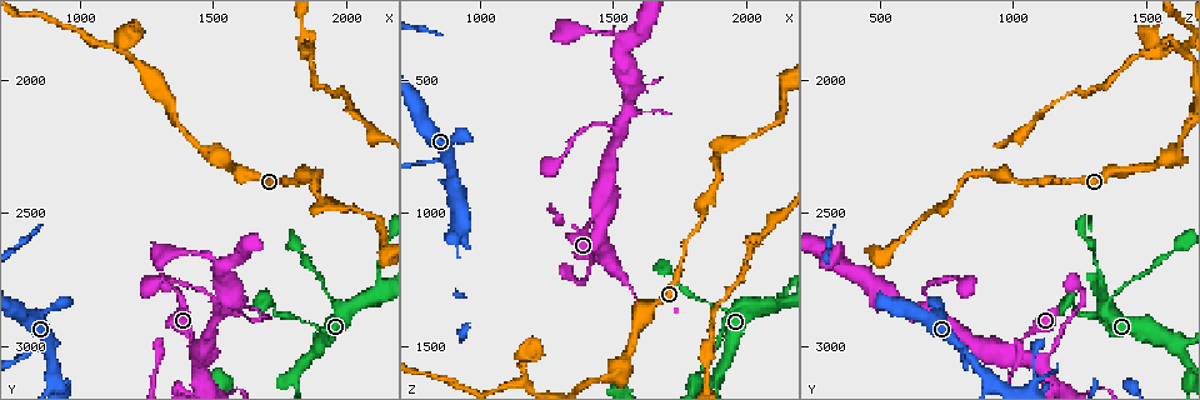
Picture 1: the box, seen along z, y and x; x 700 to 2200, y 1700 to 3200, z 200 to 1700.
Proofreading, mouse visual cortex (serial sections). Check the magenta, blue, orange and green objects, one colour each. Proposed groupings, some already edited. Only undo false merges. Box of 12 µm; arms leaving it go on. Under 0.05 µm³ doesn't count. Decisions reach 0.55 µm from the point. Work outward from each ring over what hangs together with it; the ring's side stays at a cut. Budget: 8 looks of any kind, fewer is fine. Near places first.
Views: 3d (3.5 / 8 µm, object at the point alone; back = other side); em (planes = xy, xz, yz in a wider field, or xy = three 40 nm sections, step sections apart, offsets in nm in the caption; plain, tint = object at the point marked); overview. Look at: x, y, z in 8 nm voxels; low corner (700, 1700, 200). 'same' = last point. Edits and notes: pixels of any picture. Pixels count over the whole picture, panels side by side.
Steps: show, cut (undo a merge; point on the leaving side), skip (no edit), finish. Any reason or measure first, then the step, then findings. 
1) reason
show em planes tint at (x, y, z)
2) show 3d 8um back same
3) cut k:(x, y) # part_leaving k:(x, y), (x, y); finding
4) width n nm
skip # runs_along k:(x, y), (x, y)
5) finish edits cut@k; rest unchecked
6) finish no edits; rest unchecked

sharp bend
show 3d 3.5um at (1920, 2800, 1390)

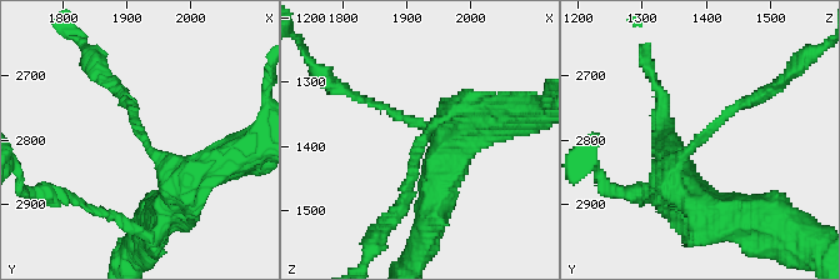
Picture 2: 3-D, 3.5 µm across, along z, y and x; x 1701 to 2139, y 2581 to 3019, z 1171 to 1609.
arm_widths 150, 350 nm
show em xy step 5 tint at (1930, 2800, 1385)

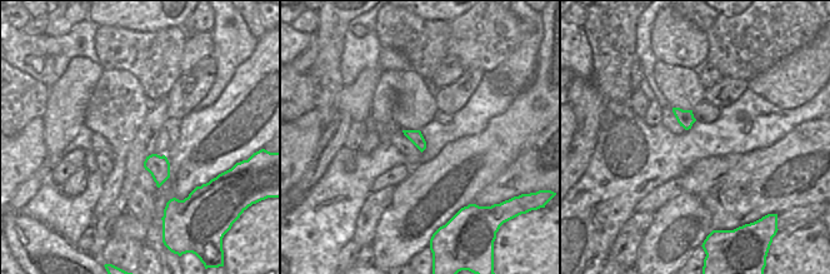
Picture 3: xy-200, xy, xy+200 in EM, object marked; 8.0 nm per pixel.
skip # runs_along 2:(685, 194), (675, 163), (761, 94); all the same cell

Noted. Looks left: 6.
small branch off a trunk
show 3d 3.5um at (1440, 3050, 1090)

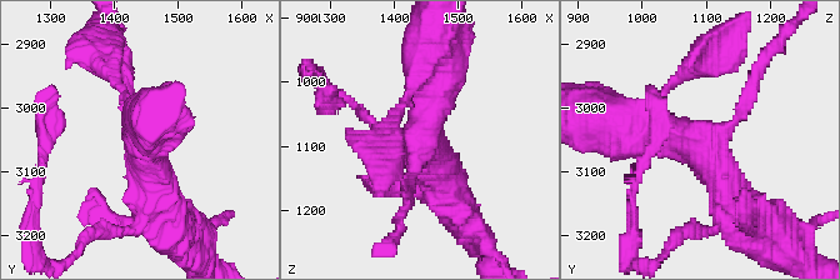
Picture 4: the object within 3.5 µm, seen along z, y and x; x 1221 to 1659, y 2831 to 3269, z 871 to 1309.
arms 3; arm_widths 150, 400, 500 nm; shape alone is not enough
show em xy step 2 tint at (1450, 3045, 1090)

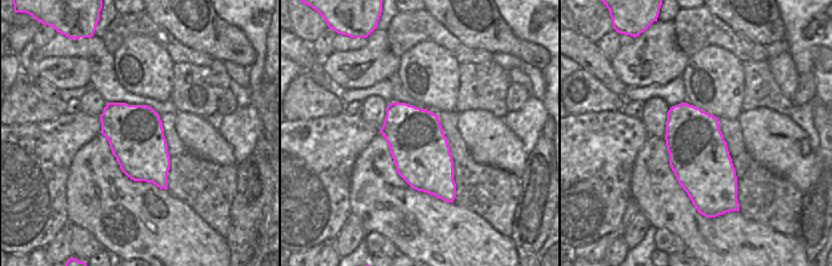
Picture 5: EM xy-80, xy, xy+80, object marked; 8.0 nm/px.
cut it another way
show em xy step 3 tint same

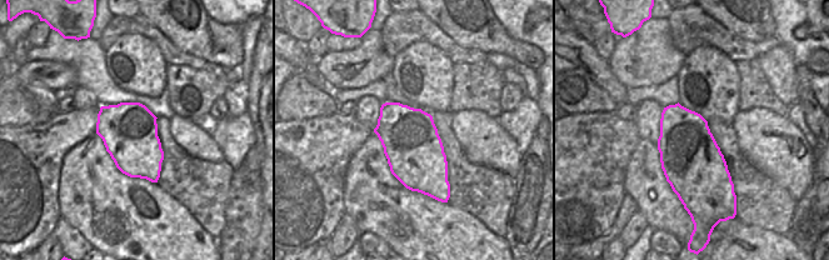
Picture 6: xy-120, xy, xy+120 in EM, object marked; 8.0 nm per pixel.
skip # runs_along 4:(638, 110), (740, 206); one cell here

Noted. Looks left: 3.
arms part here
show 3d 8um at (1520, 2860, 680)

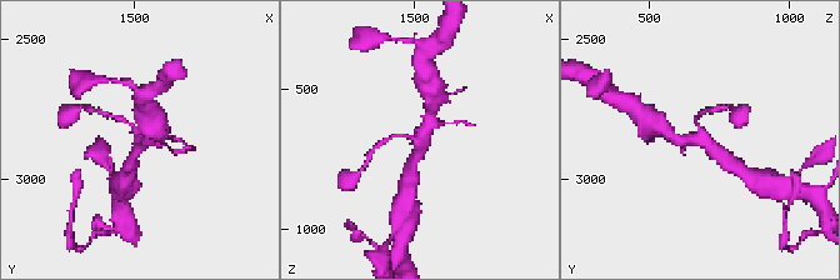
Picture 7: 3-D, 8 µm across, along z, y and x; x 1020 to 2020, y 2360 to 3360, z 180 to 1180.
zoom in
show 3d 3.5um at (1530, 2860, 690)

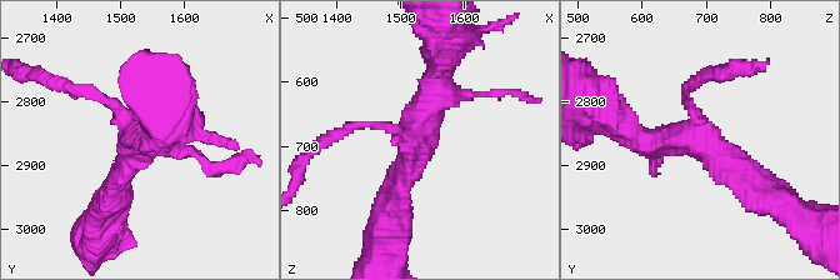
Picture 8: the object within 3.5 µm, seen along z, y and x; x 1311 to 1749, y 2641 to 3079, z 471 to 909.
arms 3; arm_widths 150, 300, 350 nm
show em xy step 1 tint at (1525, 2865, 690)

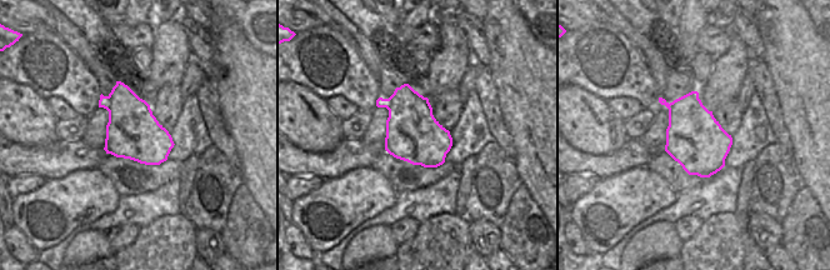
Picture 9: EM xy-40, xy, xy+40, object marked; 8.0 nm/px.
skip # runs_along 8:(755, 194), (701, 140), (628, 129); continuous, no second cell

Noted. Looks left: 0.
finish no edits; rest unchecked

